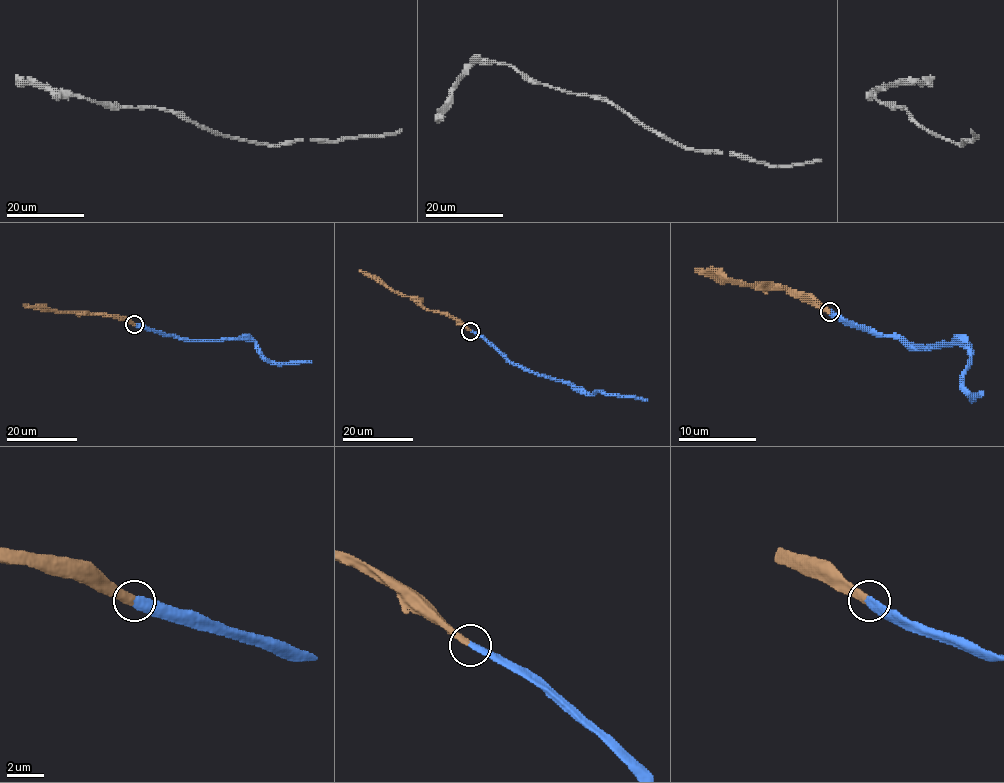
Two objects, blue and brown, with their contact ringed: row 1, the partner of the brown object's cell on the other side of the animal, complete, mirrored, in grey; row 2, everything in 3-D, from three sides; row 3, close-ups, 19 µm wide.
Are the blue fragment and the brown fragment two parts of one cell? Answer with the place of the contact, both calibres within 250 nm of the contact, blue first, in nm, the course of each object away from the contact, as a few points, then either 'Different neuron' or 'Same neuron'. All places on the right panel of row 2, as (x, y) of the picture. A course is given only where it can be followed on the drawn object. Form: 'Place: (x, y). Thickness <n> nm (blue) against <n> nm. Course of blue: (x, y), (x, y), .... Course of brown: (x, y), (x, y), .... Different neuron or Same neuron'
Place: (830, 312). Thickness 440 nm (blue) against 400 nm. Course of blue: (829, 311), (903, 342), (965, 348), (969, 364), (964, 385), (973, 397), (983, 391). Course of brown: (829, 311), (794, 292), (722, 282), (695, 270). Same neuron

